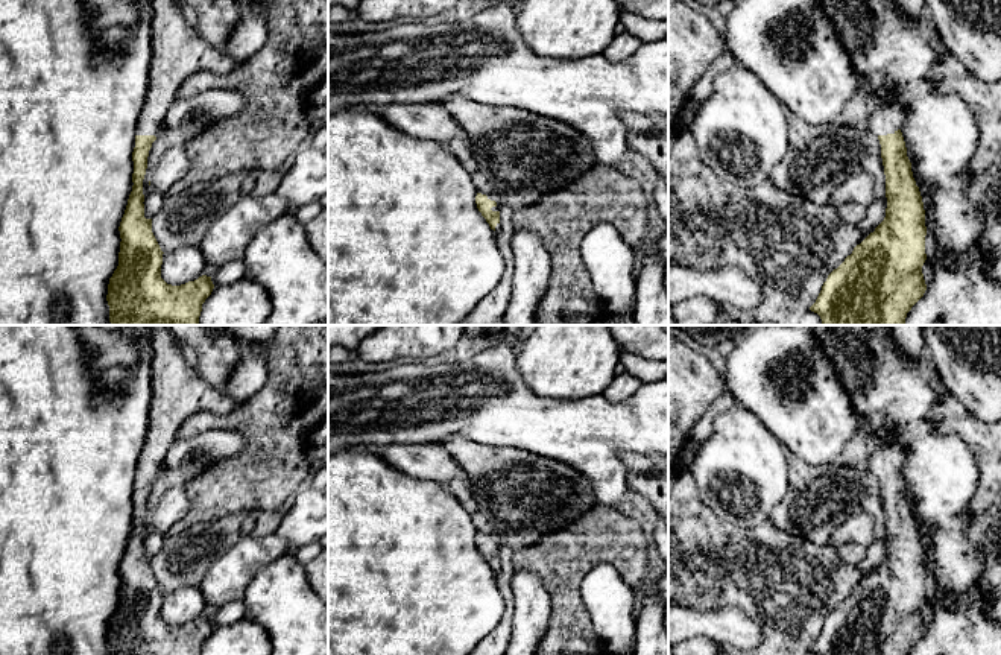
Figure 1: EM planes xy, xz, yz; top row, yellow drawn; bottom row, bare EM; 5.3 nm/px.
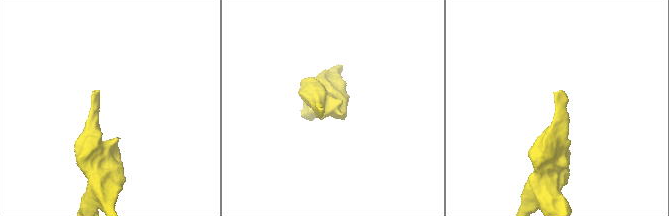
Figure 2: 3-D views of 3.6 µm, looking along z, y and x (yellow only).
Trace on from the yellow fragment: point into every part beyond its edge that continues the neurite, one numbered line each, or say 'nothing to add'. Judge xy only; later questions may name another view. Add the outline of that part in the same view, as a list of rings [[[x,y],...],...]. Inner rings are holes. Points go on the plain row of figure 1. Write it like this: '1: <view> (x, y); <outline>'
1: xy (178, 391); [[[152,325],[152,401],[147,435],[135,476],[158,476],[179,426],[193,413],[210,410],[220,415],[240,406],[204,381],[184,359],[178,340],[164,325]]]

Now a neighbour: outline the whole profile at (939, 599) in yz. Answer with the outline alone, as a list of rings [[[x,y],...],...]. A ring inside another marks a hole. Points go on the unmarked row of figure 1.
[[[937,591],[933,597],[927,597],[924,606],[922,606],[922,614],[924,617],[934,611],[936,608],[946,606],[946,608],[954,608],[952,600],[948,593],[940,593]]]

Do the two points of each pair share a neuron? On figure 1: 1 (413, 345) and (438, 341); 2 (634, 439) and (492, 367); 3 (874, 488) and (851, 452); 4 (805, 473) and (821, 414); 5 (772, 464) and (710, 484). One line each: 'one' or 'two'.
1: one
2: one
3: one
4: two
5: one

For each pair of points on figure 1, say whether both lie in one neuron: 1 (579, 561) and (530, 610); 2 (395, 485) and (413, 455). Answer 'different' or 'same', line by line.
1: different
2: different

